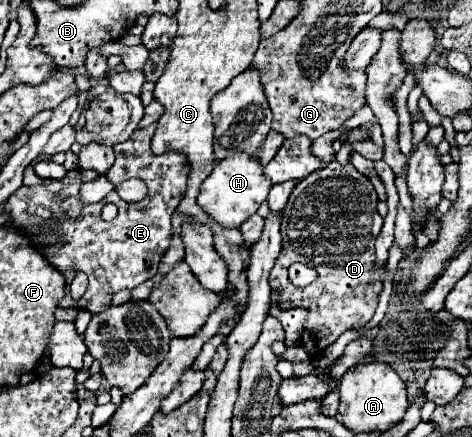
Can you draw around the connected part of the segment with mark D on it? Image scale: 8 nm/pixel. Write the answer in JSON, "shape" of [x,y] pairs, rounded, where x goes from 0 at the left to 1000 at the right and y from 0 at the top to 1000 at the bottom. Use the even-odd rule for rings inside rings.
{"shape":[[[695,373],[682,391],[657,396],[644,414],[627,423],[619,437],[610,469],[597,492],[597,574],[572,625],[572,652],[593,670],[593,707],[644,703],[653,707],[653,725],[644,739],[644,757],[699,757],[699,767],[640,767],[636,789],[648,799],[657,817],[678,817],[695,789],[703,789],[729,757],[771,748],[801,698],[801,675],[809,666],[818,620],[797,611],[792,588],[792,551],[809,524],[809,497],[797,483],[801,451],[780,405],[758,396],[746,373],[725,382],[720,373]],[[619,602],[644,602],[674,620],[674,638],[653,657],[623,657],[610,643],[610,611]]]}

